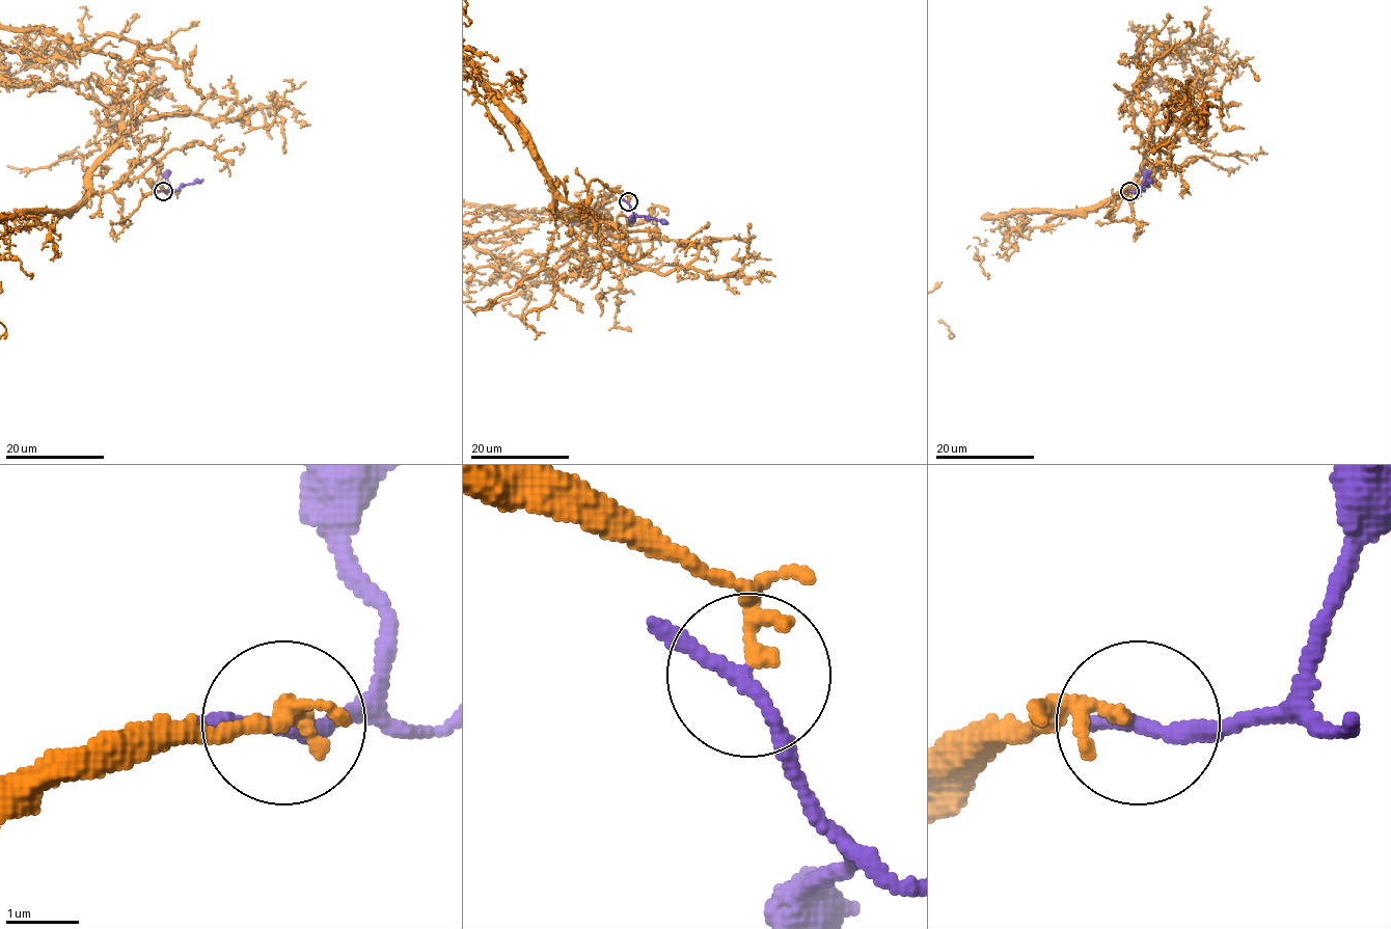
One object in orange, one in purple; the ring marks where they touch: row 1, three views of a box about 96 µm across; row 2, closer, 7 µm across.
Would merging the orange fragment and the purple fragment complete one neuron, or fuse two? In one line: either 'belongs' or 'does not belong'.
does not belong

